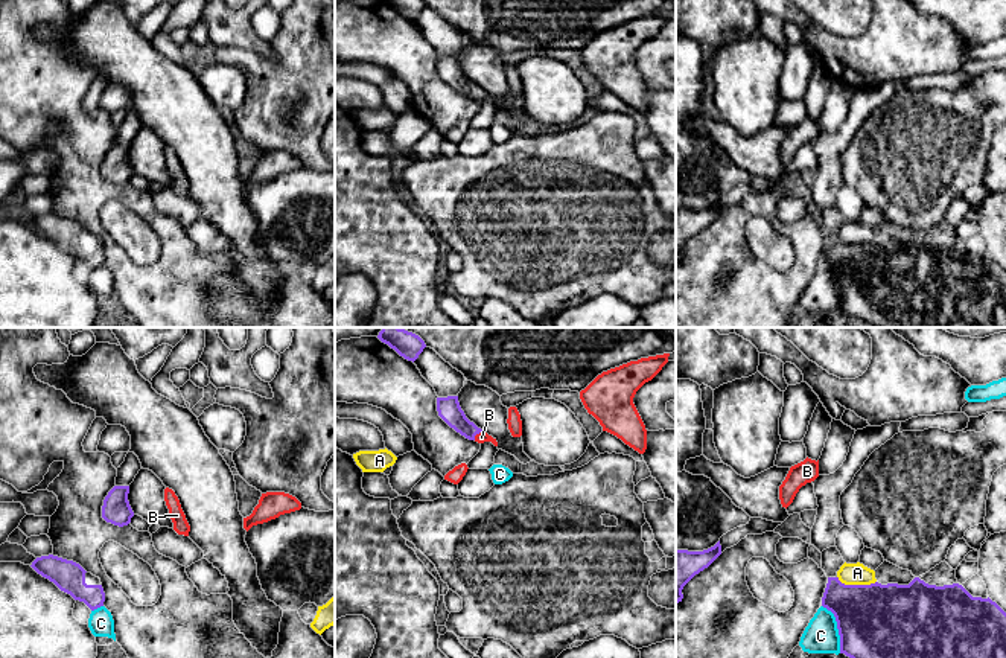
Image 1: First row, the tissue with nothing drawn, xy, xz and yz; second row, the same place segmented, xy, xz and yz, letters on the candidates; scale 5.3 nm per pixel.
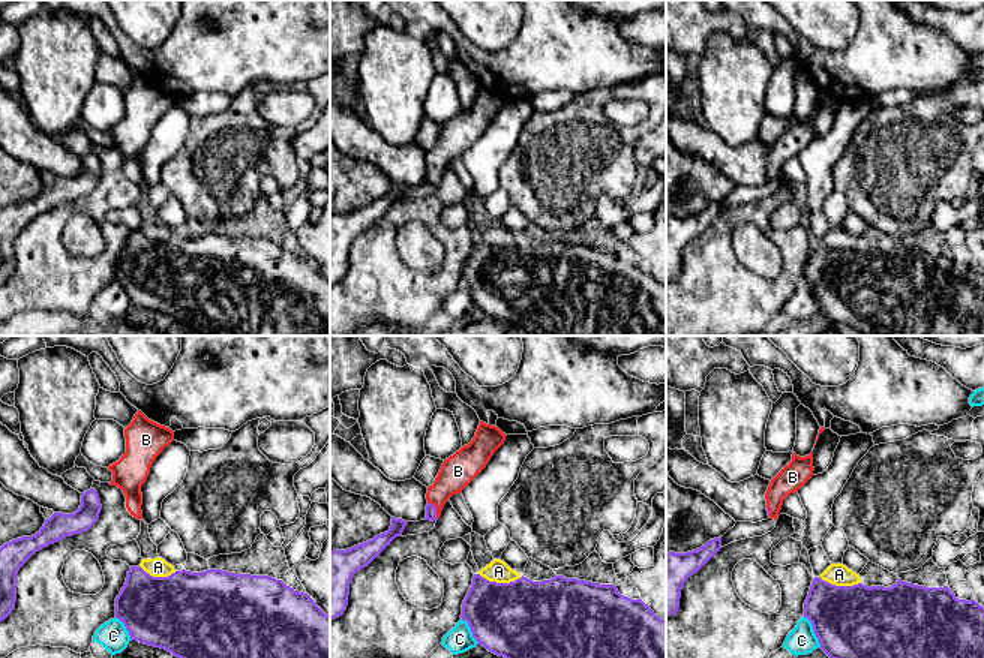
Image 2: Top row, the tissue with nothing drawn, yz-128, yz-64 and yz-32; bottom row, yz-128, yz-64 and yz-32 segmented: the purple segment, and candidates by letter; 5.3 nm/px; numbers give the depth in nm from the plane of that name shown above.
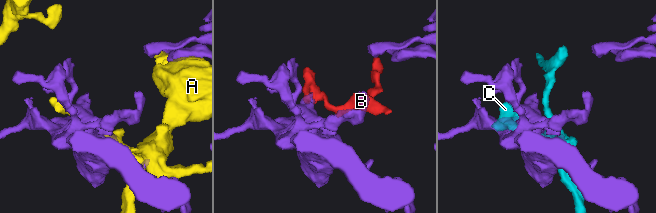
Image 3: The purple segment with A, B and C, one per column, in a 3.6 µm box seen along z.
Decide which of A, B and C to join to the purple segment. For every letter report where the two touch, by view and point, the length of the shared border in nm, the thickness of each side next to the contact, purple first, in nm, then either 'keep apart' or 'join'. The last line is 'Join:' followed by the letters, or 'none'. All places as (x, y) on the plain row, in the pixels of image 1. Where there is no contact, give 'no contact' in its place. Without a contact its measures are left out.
A: yz (856, 244) | 220 nm | 440/110 nm | keep apart
B: xz (477, 92) | 70 nm | 120/60 nm | join
C: yz (837, 287) | 280 nm | 460/180 nm | keep apart
Join: B

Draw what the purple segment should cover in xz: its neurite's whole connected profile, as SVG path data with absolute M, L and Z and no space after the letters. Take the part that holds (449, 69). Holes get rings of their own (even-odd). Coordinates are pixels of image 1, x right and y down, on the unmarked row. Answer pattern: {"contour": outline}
{"contour": "M458 55L437 56L437 70L438 75L457 91L464 94L469 99L475 99L478 102L492 101L498 105L496 97L489 94L485 90L478 87L473 81L470 81L464 70L460 65Z"}

